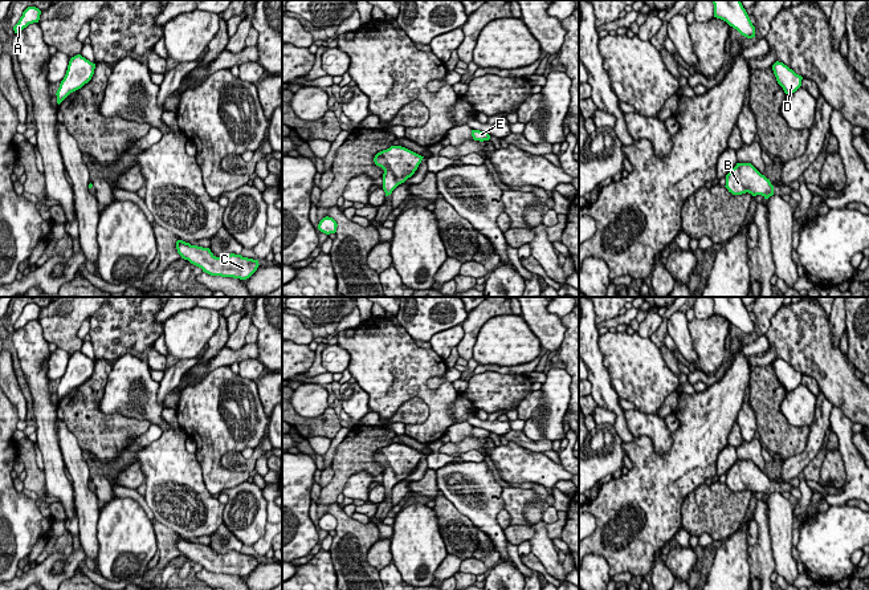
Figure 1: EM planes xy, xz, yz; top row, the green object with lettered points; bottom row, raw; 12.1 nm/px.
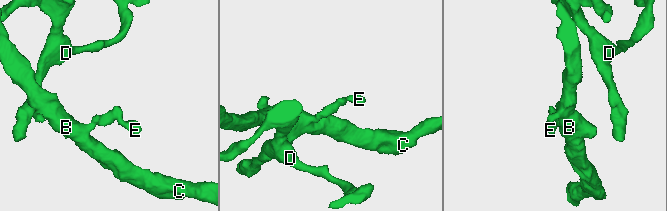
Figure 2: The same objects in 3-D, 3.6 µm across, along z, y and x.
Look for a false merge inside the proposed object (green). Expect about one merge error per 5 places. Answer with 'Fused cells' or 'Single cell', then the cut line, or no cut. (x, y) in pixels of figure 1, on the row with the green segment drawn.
Single cell. No split

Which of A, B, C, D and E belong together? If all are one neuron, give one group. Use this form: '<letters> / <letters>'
A B C D E

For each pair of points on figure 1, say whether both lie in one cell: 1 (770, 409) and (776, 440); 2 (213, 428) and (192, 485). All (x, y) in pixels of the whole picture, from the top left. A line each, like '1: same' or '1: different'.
1: same
2: different

